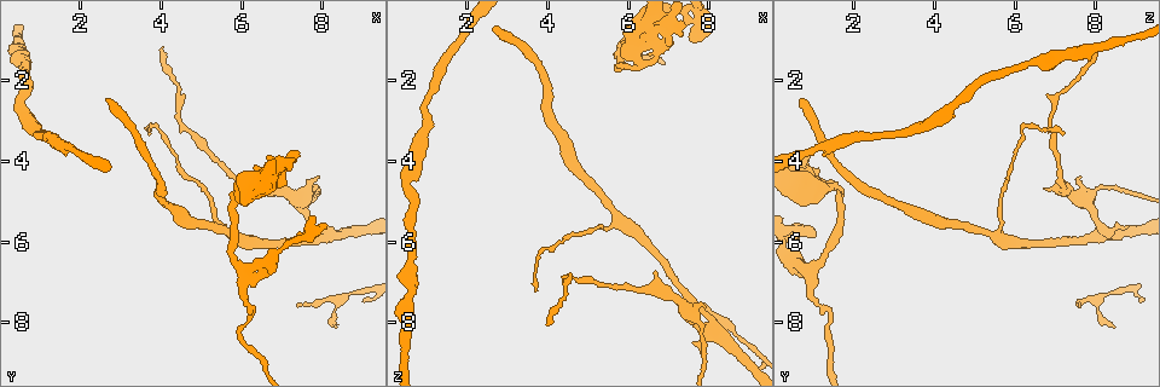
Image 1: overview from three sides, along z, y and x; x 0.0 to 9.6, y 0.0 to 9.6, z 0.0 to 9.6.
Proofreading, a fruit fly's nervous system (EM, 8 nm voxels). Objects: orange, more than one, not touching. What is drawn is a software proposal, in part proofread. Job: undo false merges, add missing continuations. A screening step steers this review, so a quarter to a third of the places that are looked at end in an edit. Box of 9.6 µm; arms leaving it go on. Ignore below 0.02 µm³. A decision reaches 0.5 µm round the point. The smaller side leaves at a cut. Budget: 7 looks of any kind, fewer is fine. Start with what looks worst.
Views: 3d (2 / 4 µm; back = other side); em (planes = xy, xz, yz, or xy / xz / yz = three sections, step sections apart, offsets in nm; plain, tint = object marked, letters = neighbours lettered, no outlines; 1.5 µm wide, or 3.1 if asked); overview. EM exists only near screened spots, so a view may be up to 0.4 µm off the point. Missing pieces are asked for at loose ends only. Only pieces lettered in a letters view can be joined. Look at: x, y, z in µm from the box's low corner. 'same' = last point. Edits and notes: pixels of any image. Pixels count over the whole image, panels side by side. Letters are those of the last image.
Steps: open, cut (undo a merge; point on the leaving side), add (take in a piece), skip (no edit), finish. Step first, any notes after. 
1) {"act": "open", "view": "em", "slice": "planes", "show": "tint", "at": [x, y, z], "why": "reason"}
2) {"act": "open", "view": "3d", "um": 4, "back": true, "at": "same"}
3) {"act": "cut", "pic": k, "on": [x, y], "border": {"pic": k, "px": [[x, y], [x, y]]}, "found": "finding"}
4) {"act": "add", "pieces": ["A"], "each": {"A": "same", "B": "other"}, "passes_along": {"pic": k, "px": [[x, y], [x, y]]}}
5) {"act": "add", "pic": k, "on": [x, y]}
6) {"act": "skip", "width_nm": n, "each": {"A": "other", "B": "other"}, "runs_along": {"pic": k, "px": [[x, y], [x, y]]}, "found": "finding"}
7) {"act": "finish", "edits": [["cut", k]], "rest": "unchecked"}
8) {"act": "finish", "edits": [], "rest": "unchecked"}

{"act": "open", "view": "3d", "um": 4, "back": true, "at": [5.95, 4.80, 1.55], "why": "sharp bend"}

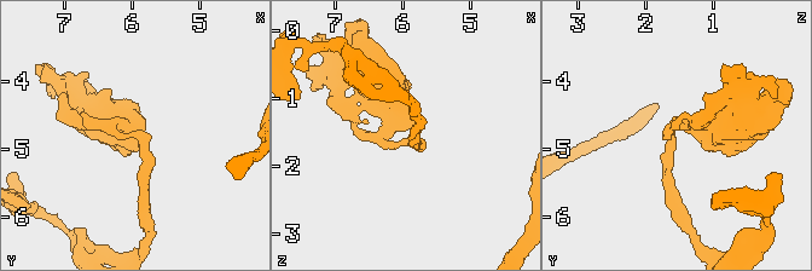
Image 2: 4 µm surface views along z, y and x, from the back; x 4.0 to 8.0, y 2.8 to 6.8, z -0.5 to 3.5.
{"act": "open", "view": "em", "slice": "yz", "step": 4, "show": "tint", "at": [5.90, 4.70, 1.55], "why": "need the tissue"}

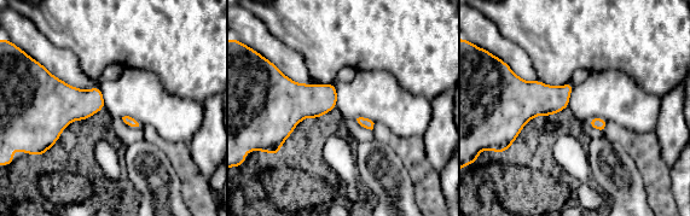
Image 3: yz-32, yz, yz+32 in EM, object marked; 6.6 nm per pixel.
{"act": "open", "view": "em", "slice": "xz", "step": 8, "show": "letters", "at": "same"}

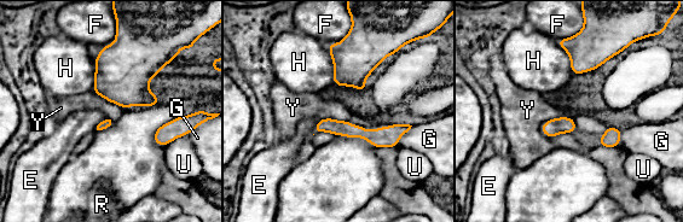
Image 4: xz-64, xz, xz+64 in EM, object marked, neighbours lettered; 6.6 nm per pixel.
{"act": "skip", "each": {"E": "other", "F": "other", "G": "other", "H": "other", "R": "other", "U": "other", "Y": "other"}, "runs_along": {"pic": 4, "px": [[406, 127], [392, 134], [317, 129]]}, "found": "all the same cell"}

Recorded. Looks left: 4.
{"act": "open", "view": "em", "slice": "xz", "step": 8, "show": "tint", "at": [6.05, 6.75, 0.90], "why": "calibre changes"}

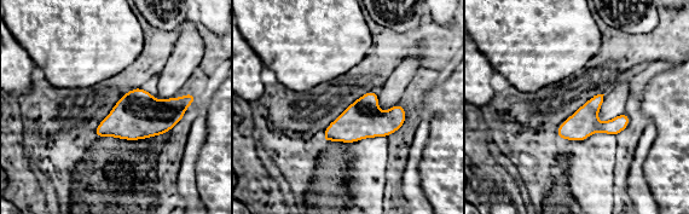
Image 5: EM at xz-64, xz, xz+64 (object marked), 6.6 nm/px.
{"act": "open", "view": "em", "slice": "planes", "show": "letters", "at": "same", "why": "cut it another way"}

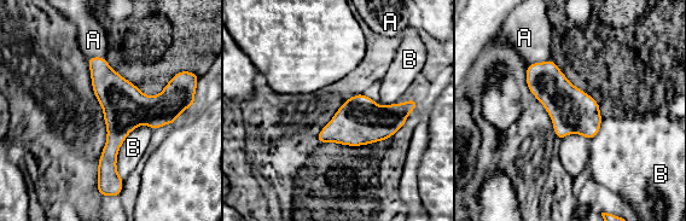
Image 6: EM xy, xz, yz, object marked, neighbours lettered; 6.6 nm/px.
{"act": "skip", "width_nm": 90, "each": {"A": "other", "B": "other"}, "border": {"pic": 6, "px": [[88, 56], [104, 57]]}, "found": "all the same cell"}

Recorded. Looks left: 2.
{"act": "open", "view": "em", "slice": "yz", "step": 8, "show": "letters", "at": [3.70, 3.30, 7.25], "why": "free end"}

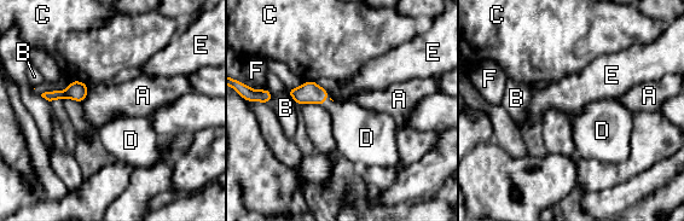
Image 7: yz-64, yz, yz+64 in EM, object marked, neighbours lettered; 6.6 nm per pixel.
{"act": "add", "pic": 7, "on": [352, 124], "each": {"A": "other", "B": "other", "C": "other", "D": "same", "E": "other", "F": "other"}, "passes_along": {"pic": 7, "px": [[309, 92], [324, 100], [352, 124]]}, "found": "the cell continues"}

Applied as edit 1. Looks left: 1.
{"act": "finish", "edits": [["add", 7]], "rest": "unchecked"}

